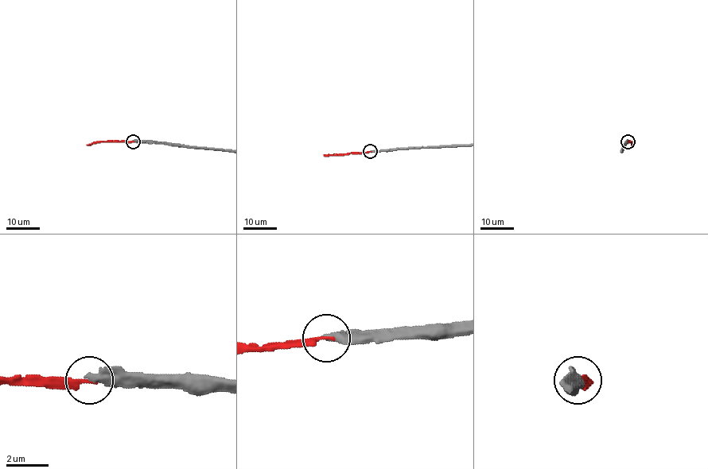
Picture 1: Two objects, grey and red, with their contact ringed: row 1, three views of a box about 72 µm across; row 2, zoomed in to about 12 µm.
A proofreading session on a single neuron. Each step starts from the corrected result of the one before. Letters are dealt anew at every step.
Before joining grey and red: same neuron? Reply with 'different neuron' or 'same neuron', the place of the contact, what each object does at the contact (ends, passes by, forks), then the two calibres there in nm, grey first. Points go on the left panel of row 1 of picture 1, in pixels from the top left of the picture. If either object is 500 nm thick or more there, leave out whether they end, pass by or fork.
different neuron; place (133, 141); grey ends; red ends; calibres 400 and 200 nm

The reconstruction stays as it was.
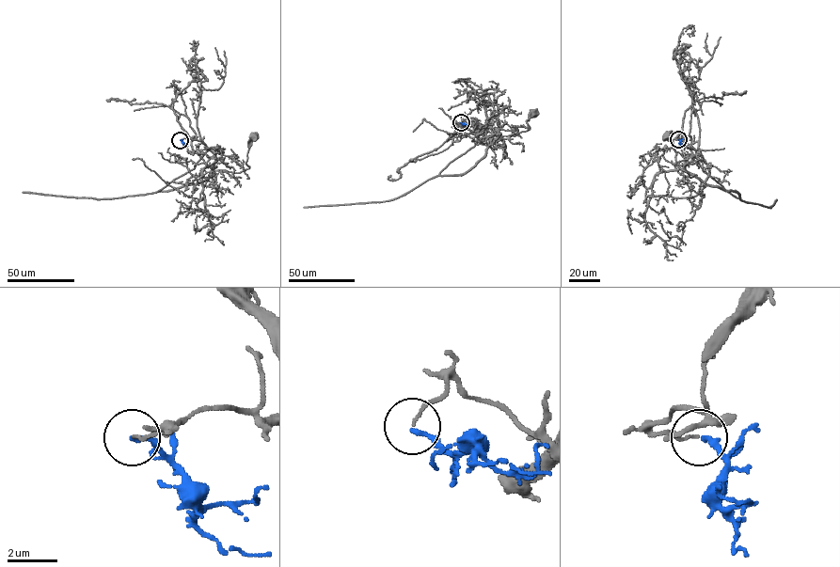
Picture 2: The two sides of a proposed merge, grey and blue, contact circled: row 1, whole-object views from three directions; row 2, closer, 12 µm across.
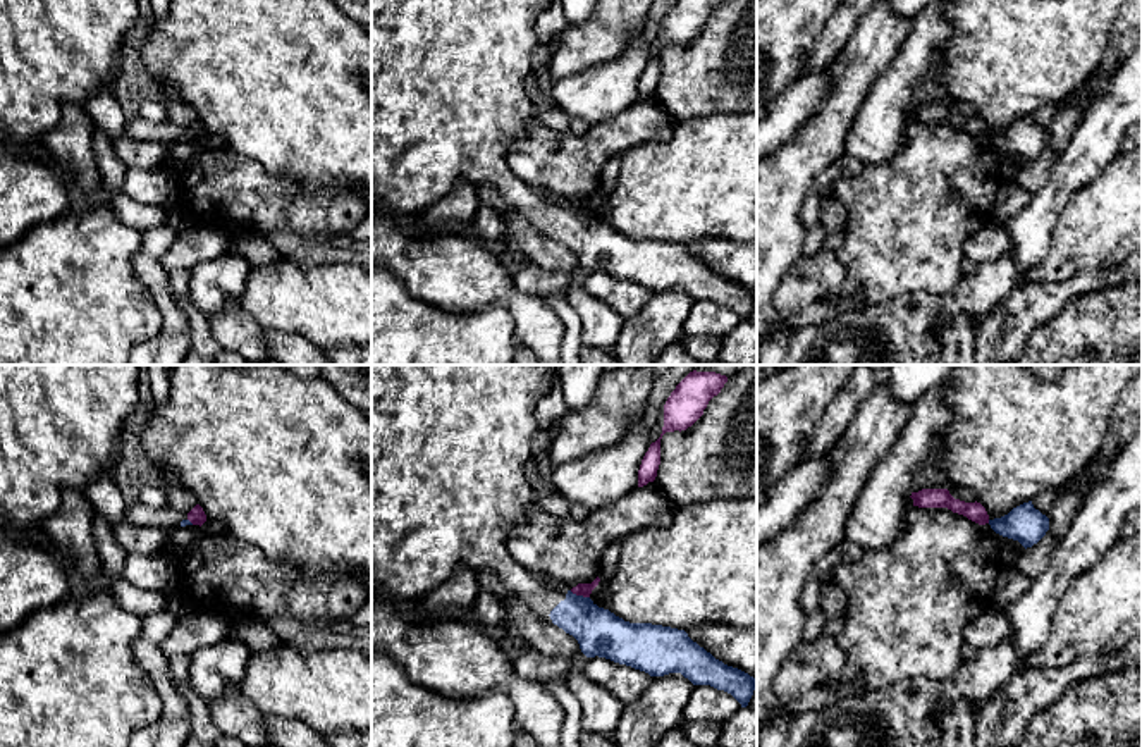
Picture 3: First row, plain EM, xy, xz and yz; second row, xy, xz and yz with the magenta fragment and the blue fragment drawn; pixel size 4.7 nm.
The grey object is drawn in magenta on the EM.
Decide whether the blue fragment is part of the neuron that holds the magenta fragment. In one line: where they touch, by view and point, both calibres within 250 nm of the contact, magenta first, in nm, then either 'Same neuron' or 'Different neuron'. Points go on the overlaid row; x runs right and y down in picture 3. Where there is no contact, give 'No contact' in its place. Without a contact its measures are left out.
Touches magenta at xz (580, 594). Thickness 60 nm (magenta) against 220 nm. Different neuron

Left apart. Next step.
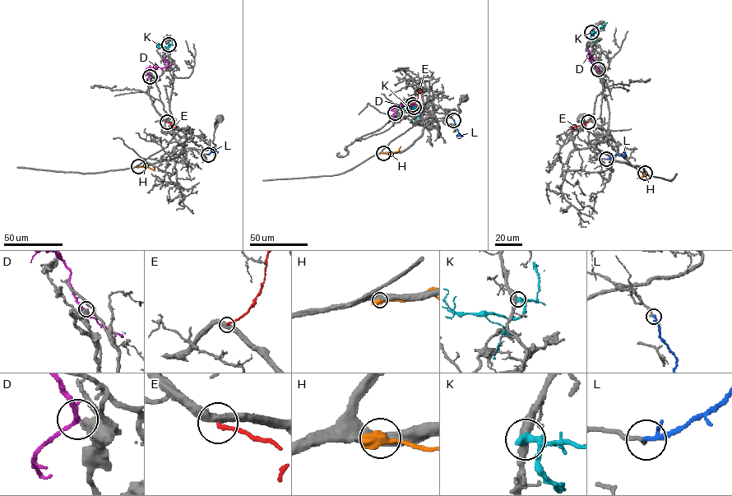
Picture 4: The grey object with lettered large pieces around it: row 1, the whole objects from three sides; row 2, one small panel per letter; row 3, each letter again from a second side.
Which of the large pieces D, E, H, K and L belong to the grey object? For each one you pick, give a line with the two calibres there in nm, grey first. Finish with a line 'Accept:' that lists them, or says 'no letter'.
L: 240/170 nm
Accept: L

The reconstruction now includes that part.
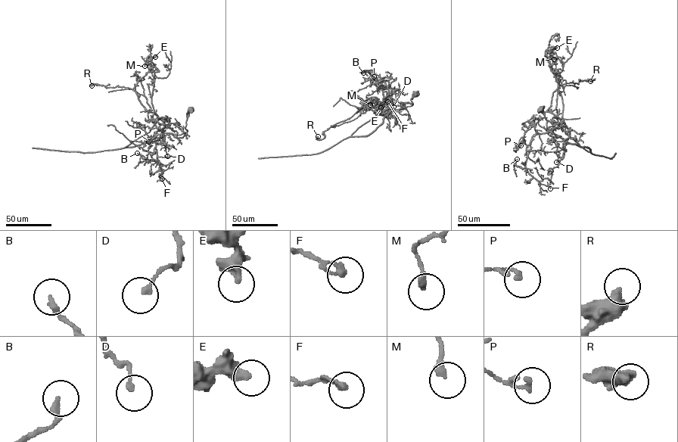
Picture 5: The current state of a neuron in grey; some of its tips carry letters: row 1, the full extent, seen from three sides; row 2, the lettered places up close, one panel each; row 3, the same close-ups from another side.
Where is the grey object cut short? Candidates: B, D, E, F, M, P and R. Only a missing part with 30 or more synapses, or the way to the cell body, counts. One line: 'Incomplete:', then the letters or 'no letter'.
Incomplete: no letter

